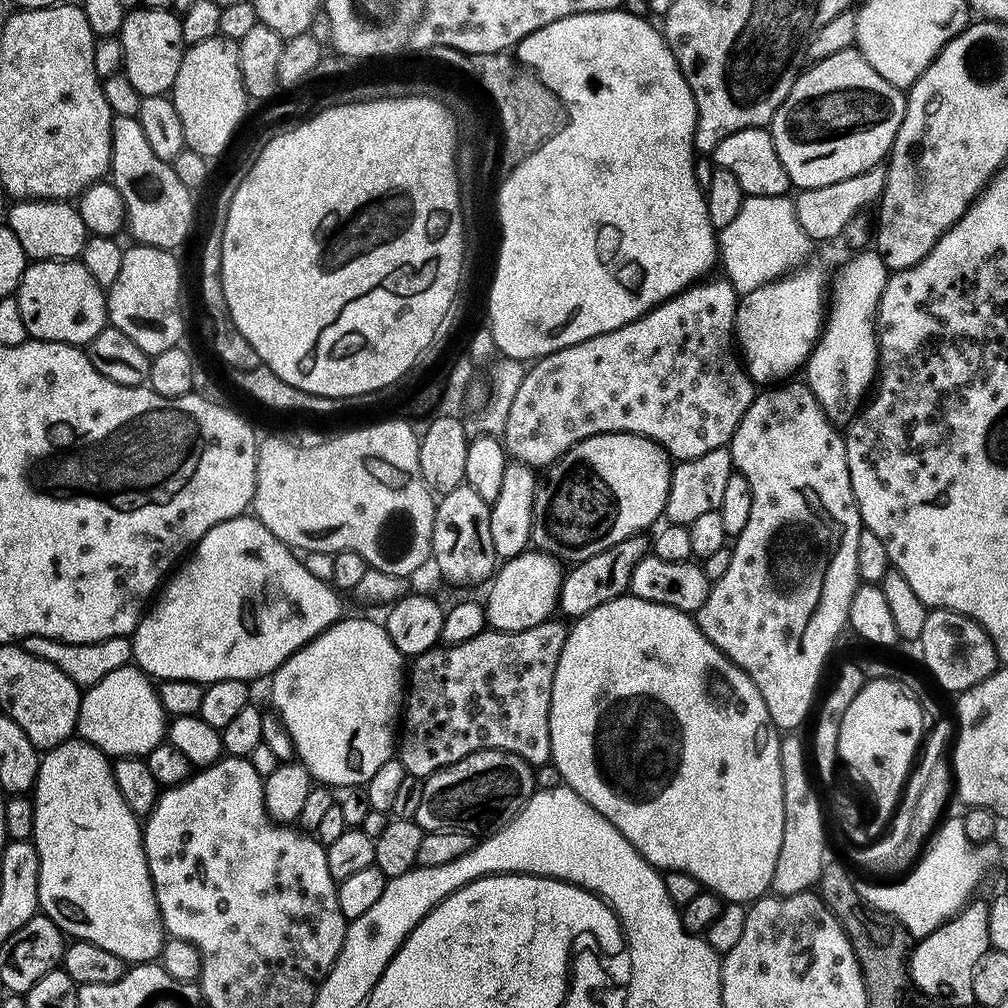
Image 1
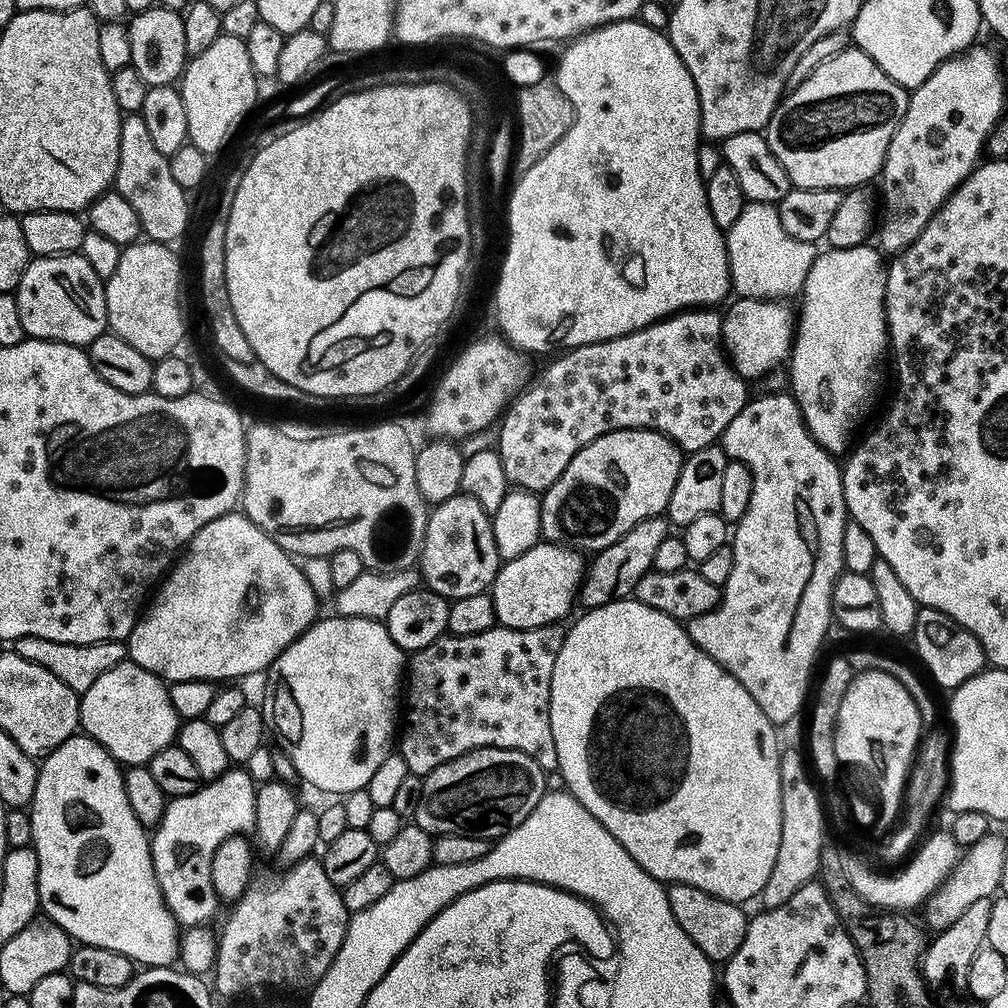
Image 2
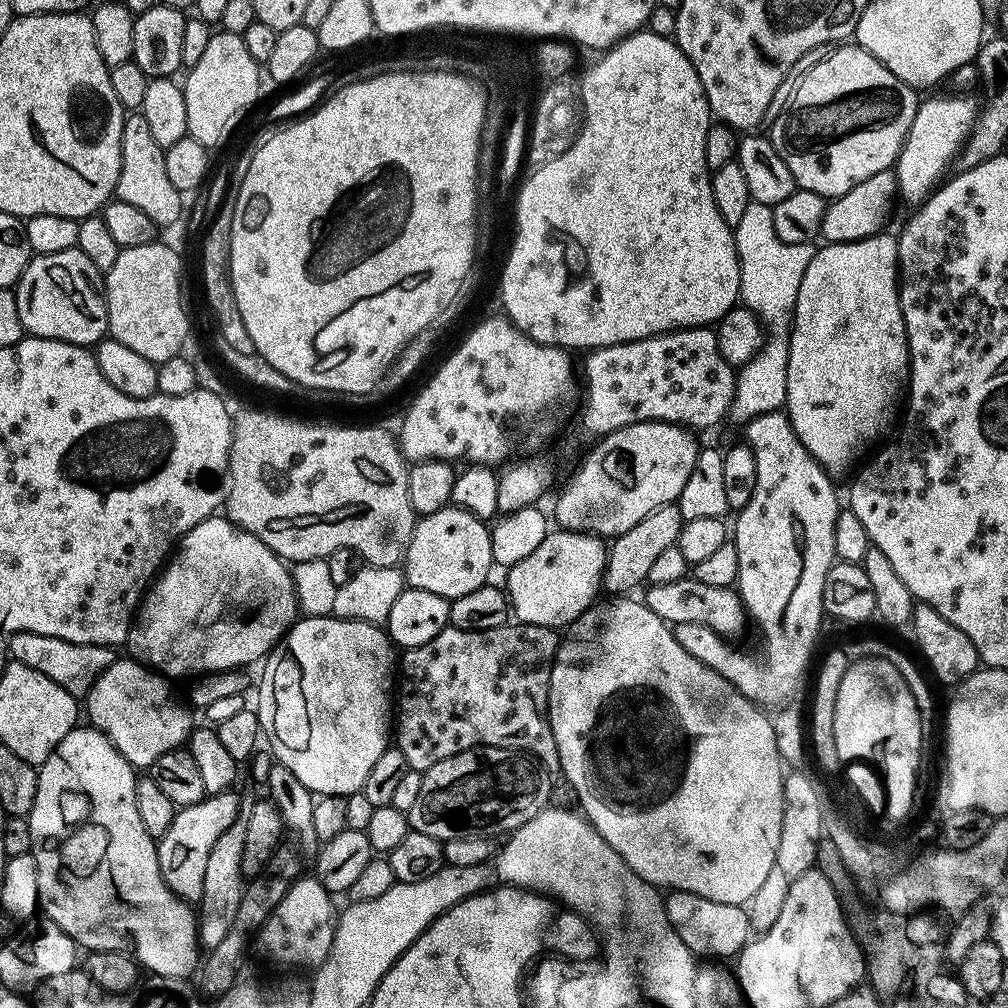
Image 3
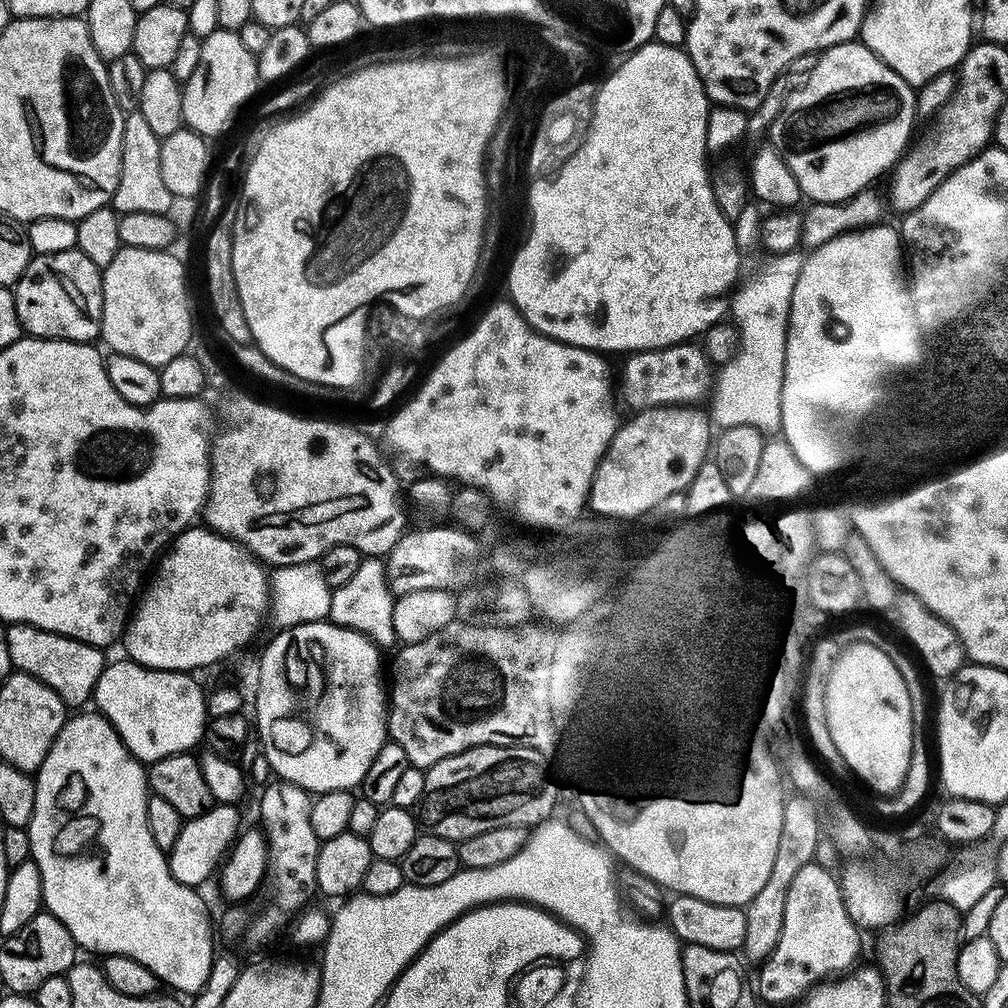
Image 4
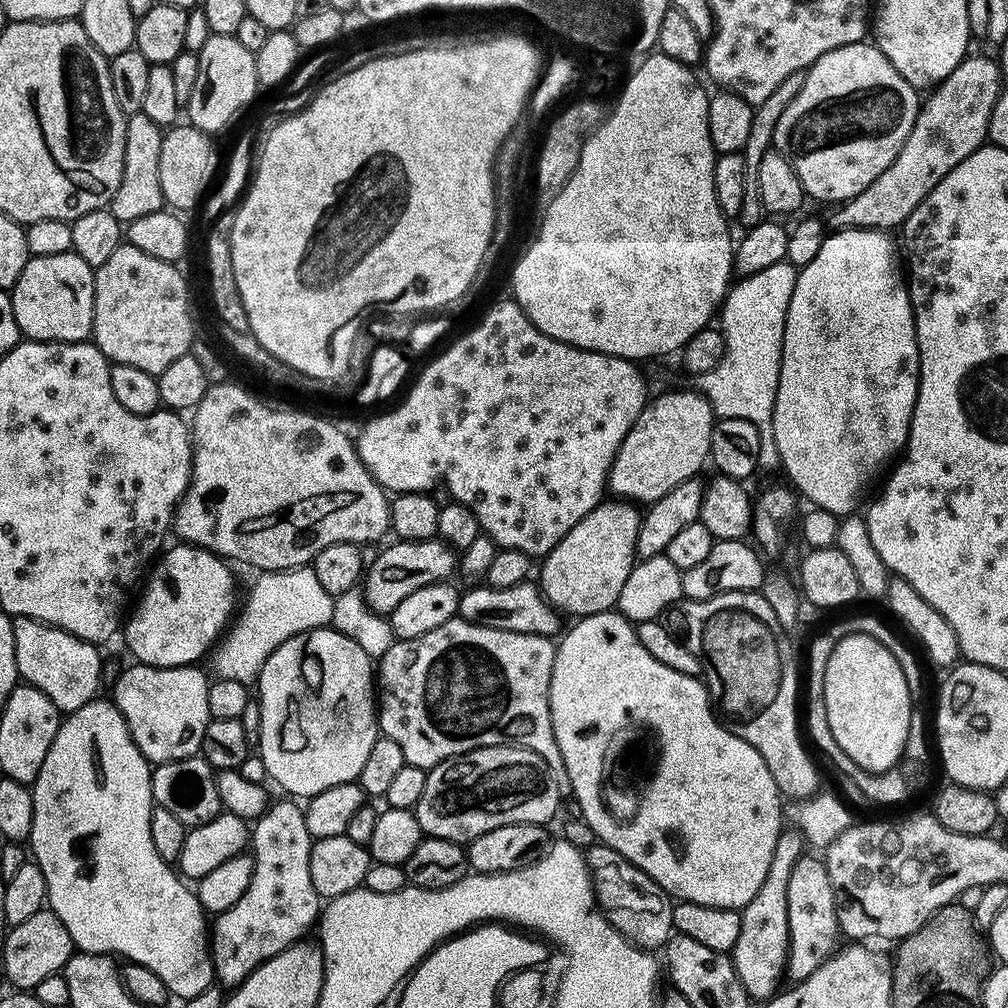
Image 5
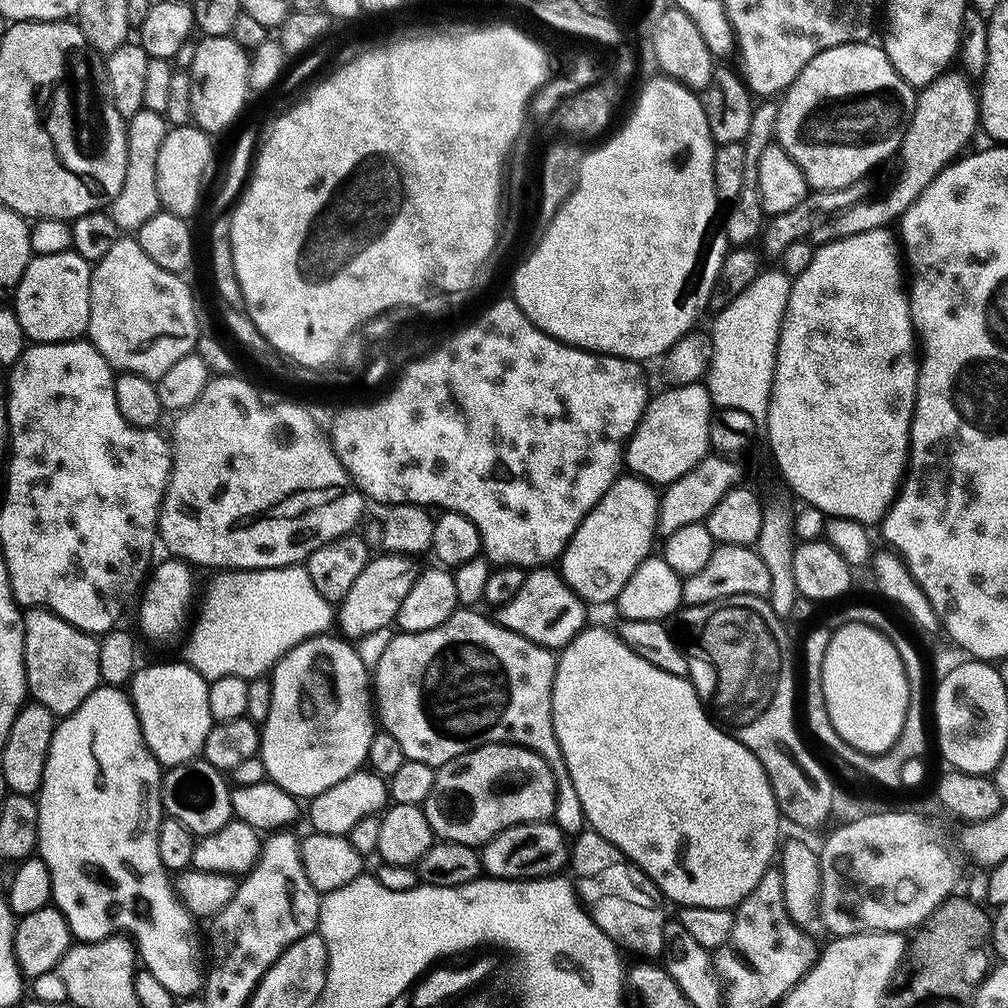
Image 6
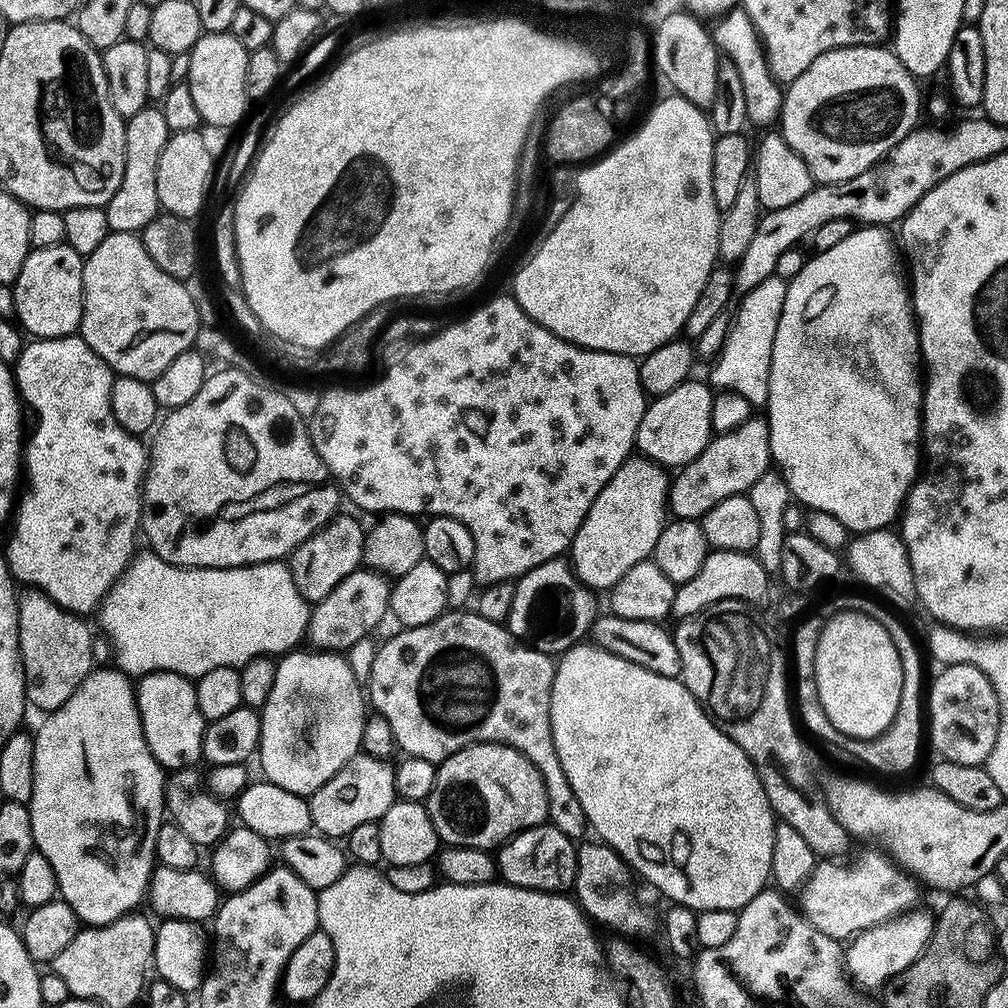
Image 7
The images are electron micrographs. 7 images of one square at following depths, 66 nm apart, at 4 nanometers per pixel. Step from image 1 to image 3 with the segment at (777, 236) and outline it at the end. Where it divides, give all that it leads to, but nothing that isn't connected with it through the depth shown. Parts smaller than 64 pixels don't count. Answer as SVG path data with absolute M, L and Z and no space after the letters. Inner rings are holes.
M750 202L746 210L742 210L742 218L734 225L736 245L740 251L740 285L736 295L736 308L750 333L748 351L737 364L731 365L729 391L725 397L725 406L718 414L728 428L740 428L752 424L766 416L772 416L784 408L784 375L786 374L786 358L788 357L788 330L794 298L798 290L798 282L810 262L812 252L807 247L779 248L774 246L770 238L768 225L769 209L763 204Z

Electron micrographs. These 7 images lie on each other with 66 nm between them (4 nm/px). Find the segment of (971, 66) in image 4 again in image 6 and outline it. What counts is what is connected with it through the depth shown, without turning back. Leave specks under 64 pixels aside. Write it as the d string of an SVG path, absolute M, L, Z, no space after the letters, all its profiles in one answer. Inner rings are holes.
M949 70L935 80L930 86L919 89L916 97L916 109L910 126L904 135L904 145L898 153L900 160L900 177L896 185L881 200L869 198L862 204L855 204L844 212L817 223L811 229L810 243L813 249L825 248L828 244L842 242L846 238L858 238L858 234L870 234L891 229L922 198L922 194L939 176L956 163L973 147L972 139L980 127L980 97L977 85L972 85L963 71Z

